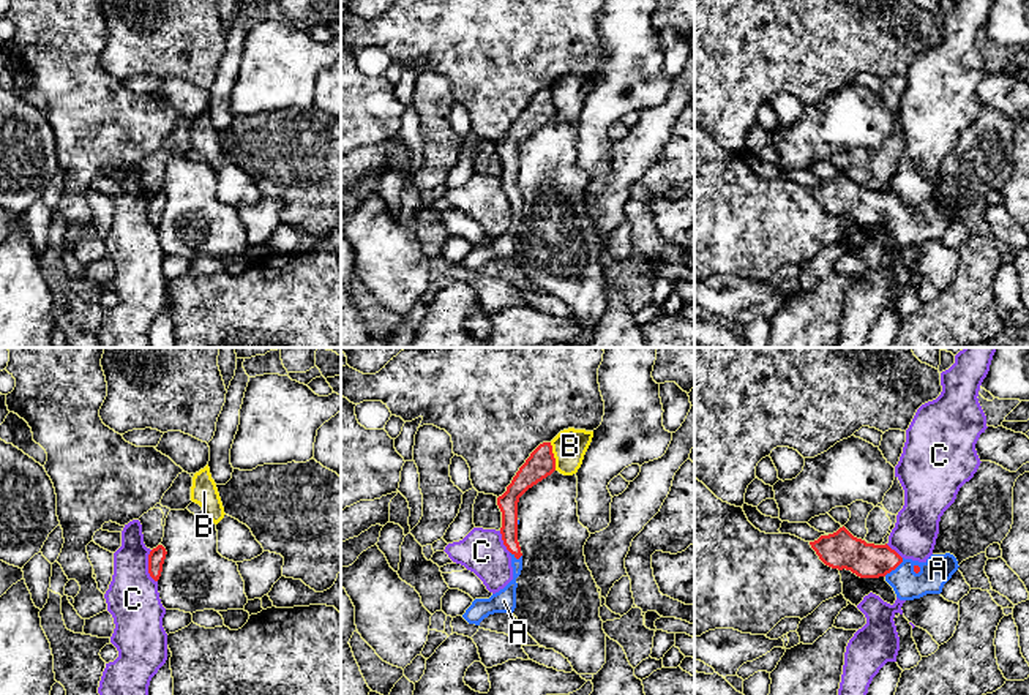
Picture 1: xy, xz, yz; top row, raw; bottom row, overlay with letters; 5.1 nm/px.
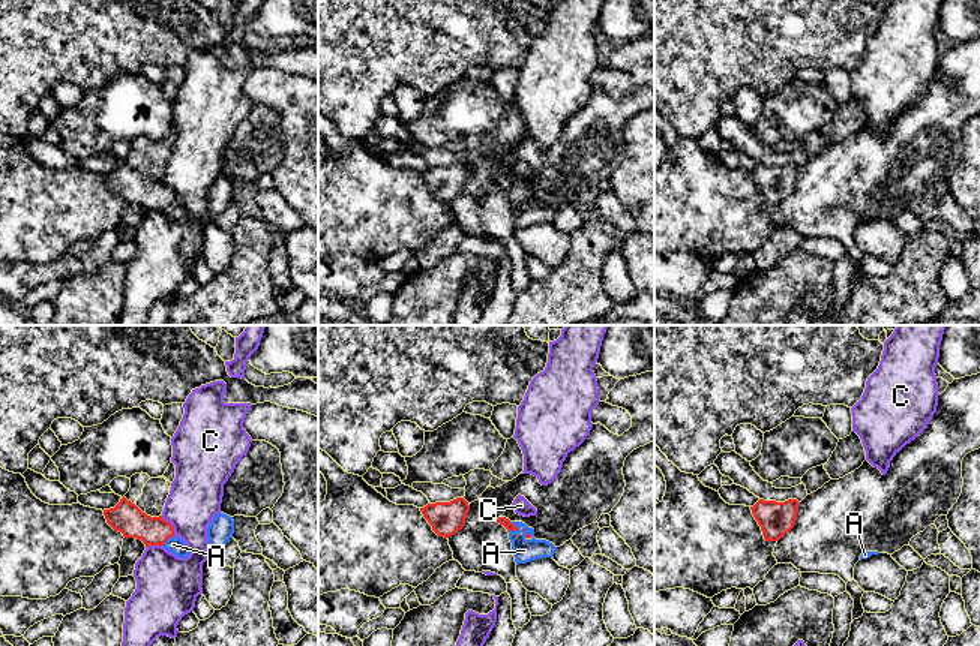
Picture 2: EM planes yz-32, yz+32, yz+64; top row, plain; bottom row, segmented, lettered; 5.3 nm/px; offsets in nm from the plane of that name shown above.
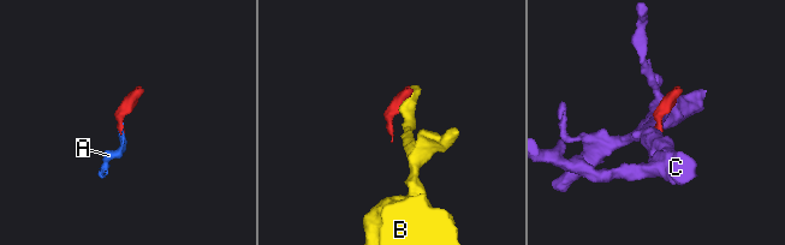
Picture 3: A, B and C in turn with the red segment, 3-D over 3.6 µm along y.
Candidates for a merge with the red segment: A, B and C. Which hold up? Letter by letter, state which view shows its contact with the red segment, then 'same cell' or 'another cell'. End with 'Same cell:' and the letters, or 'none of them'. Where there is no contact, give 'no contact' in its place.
A: yz | same cell
B: xz | another cell
C: xy | another cell
Same cell: A

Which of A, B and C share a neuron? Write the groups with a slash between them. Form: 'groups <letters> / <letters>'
groups A / B / C

